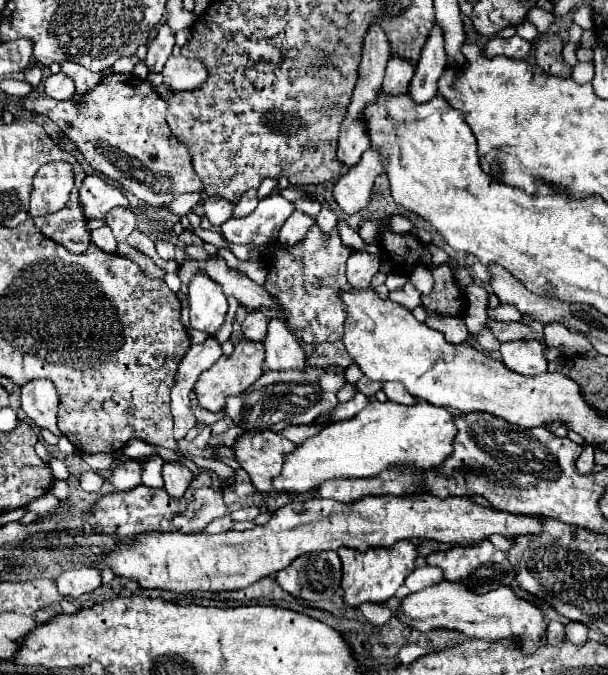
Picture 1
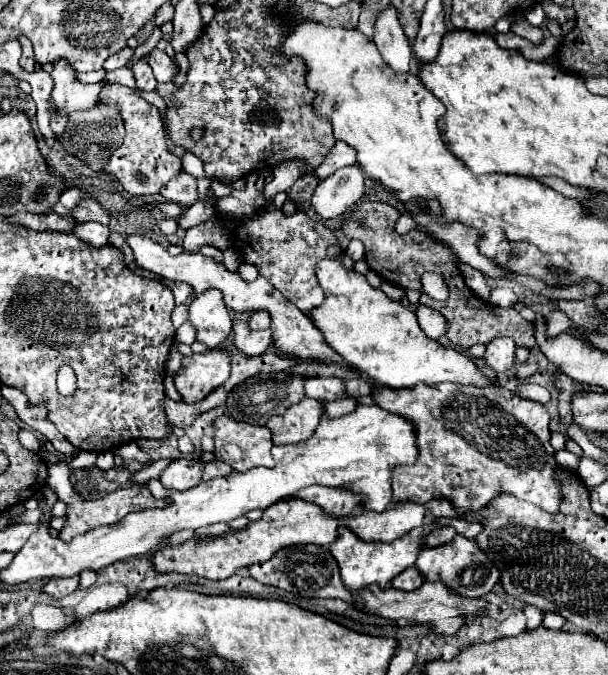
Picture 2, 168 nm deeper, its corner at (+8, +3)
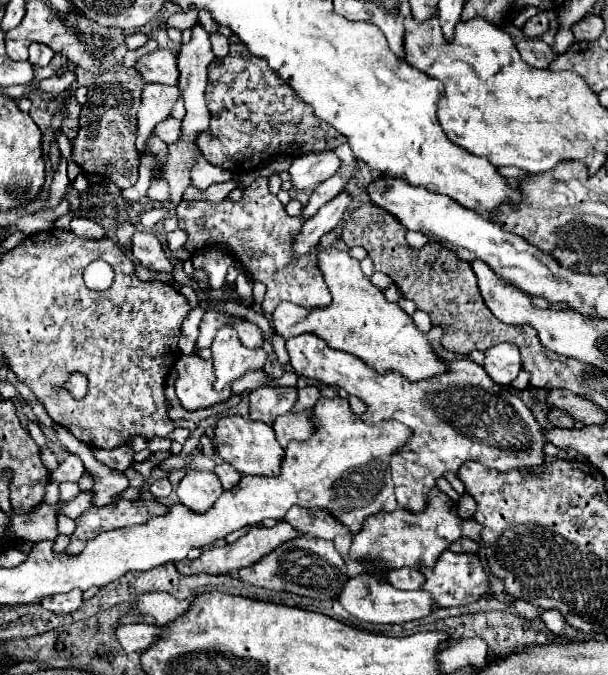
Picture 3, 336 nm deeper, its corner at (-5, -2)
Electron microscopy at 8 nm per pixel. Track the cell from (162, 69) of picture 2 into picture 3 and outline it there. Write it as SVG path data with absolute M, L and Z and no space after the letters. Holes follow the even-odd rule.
M155 50L145 54L133 66L145 84L167 84L175 86L179 70L175 68L175 54L171 50Z

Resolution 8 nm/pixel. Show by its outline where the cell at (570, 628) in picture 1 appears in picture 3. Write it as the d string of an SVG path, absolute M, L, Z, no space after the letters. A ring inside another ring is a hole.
M555 608L543 610L541 620L543 620L545 626L547 626L551 632L555 632L555 634L561 634L563 628L565 628L565 620L563 620L563 616L559 616L559 612L555 612Z

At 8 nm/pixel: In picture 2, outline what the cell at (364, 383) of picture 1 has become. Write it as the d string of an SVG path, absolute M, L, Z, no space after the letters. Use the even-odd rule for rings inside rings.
M310 377L306 381L306 395L314 397L322 403L326 401L338 401L346 397L344 391L344 381L338 377Z

